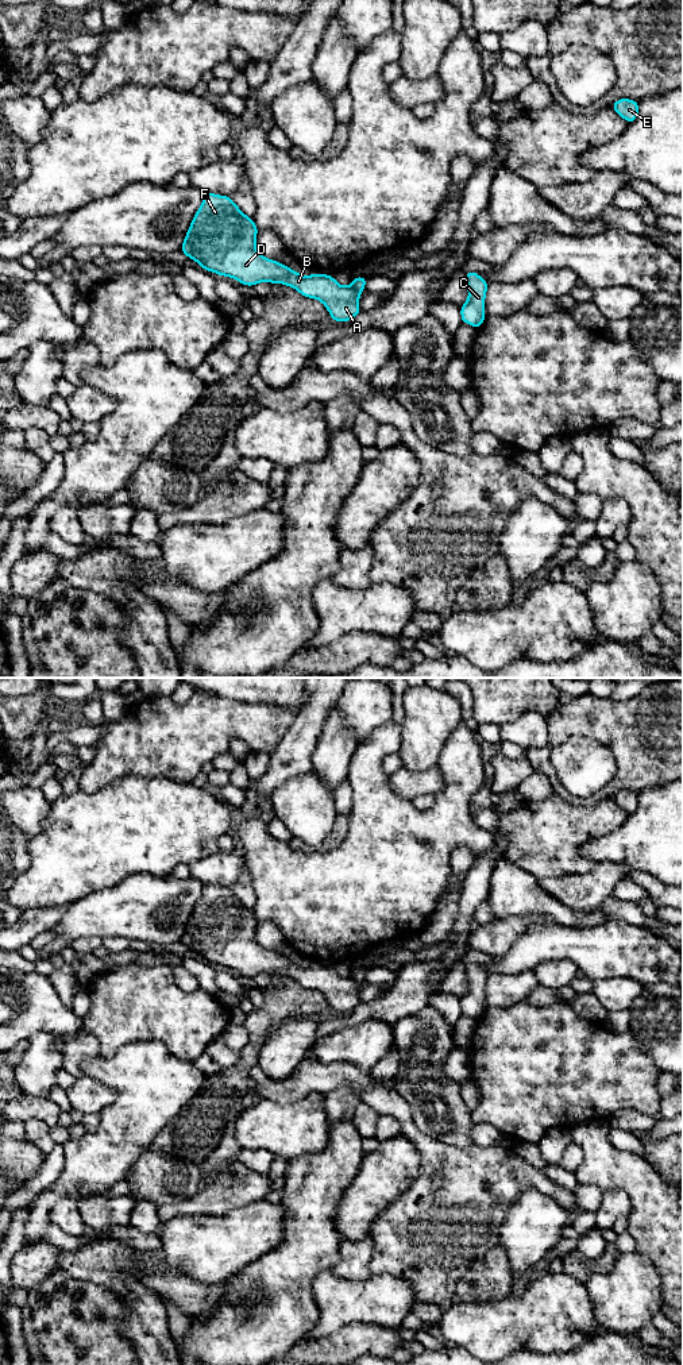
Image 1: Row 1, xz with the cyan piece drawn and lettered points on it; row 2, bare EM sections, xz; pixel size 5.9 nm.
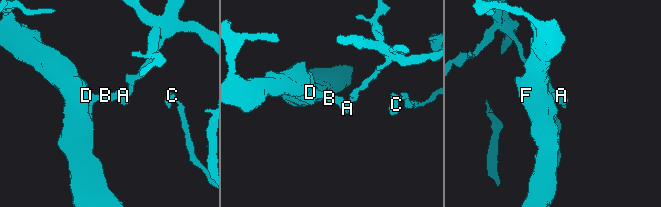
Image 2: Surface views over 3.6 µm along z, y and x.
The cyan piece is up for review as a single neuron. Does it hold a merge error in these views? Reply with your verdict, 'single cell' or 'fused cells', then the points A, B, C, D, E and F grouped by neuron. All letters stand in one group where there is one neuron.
fused cells; groups A B D F / C E

